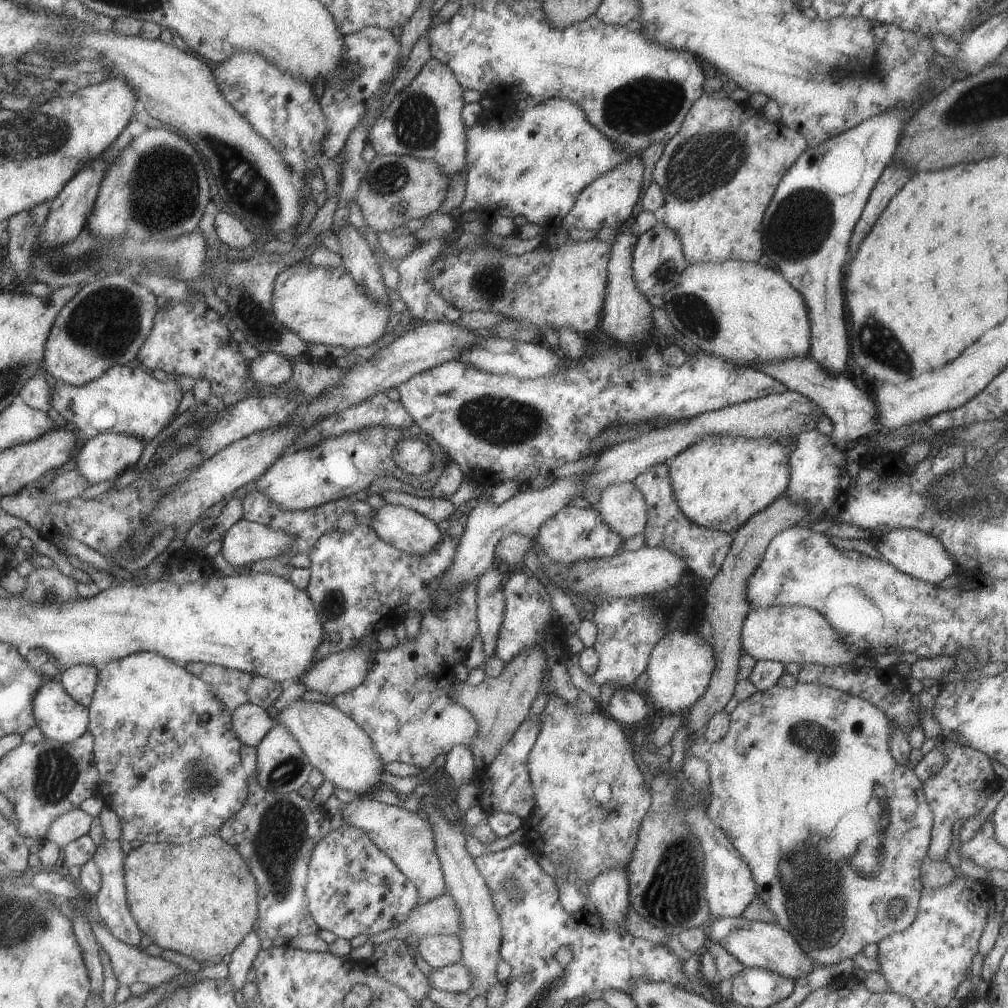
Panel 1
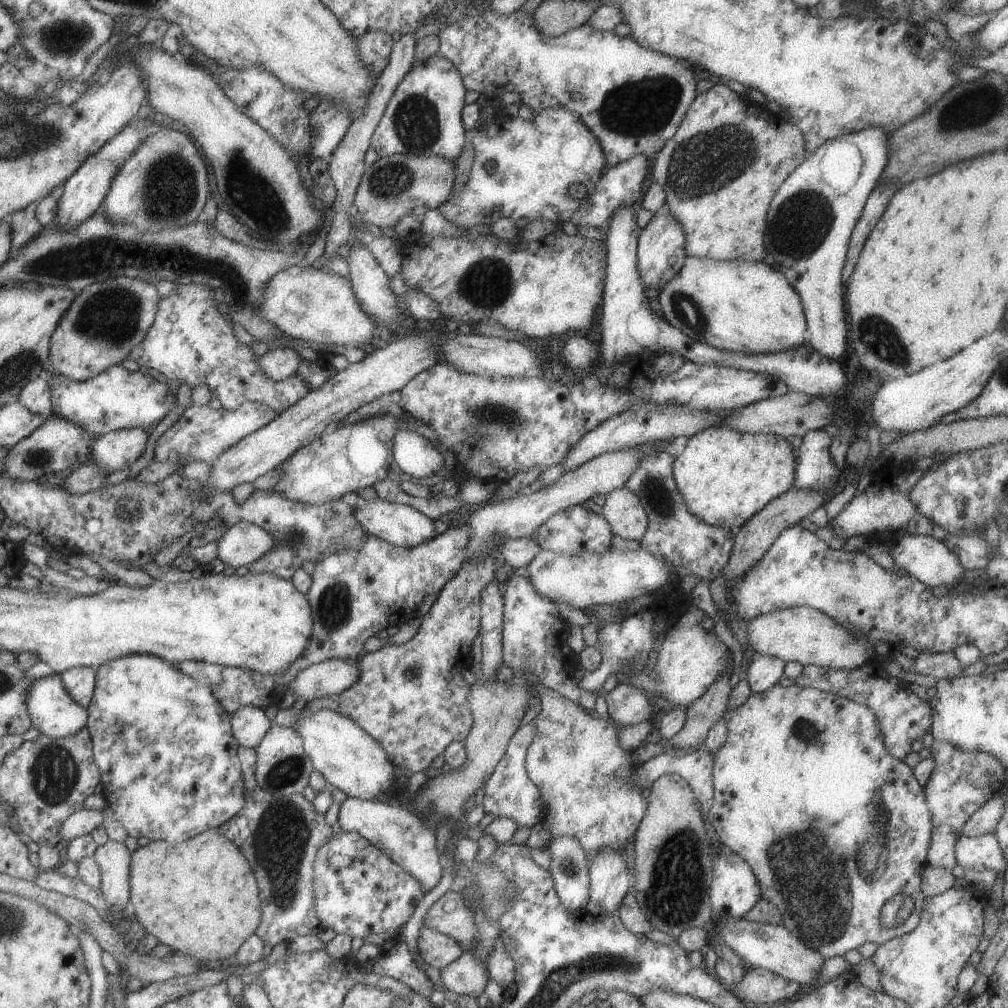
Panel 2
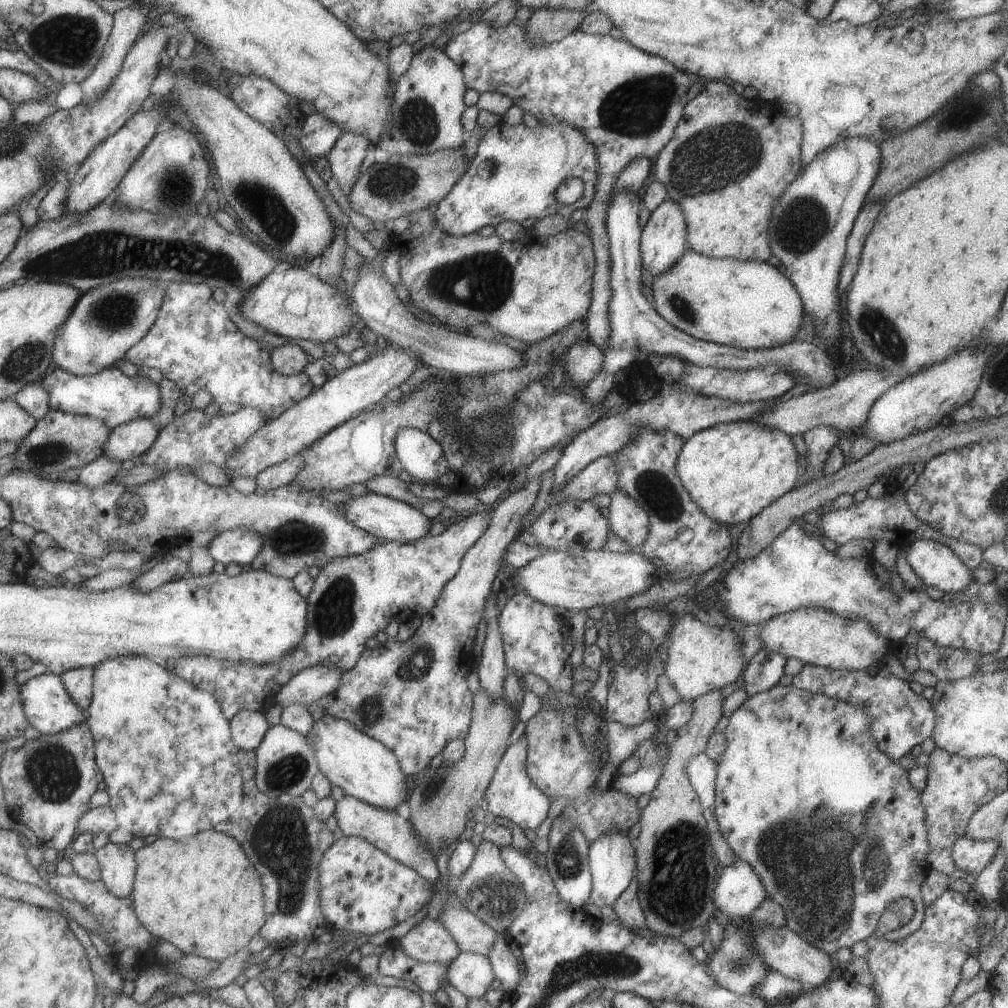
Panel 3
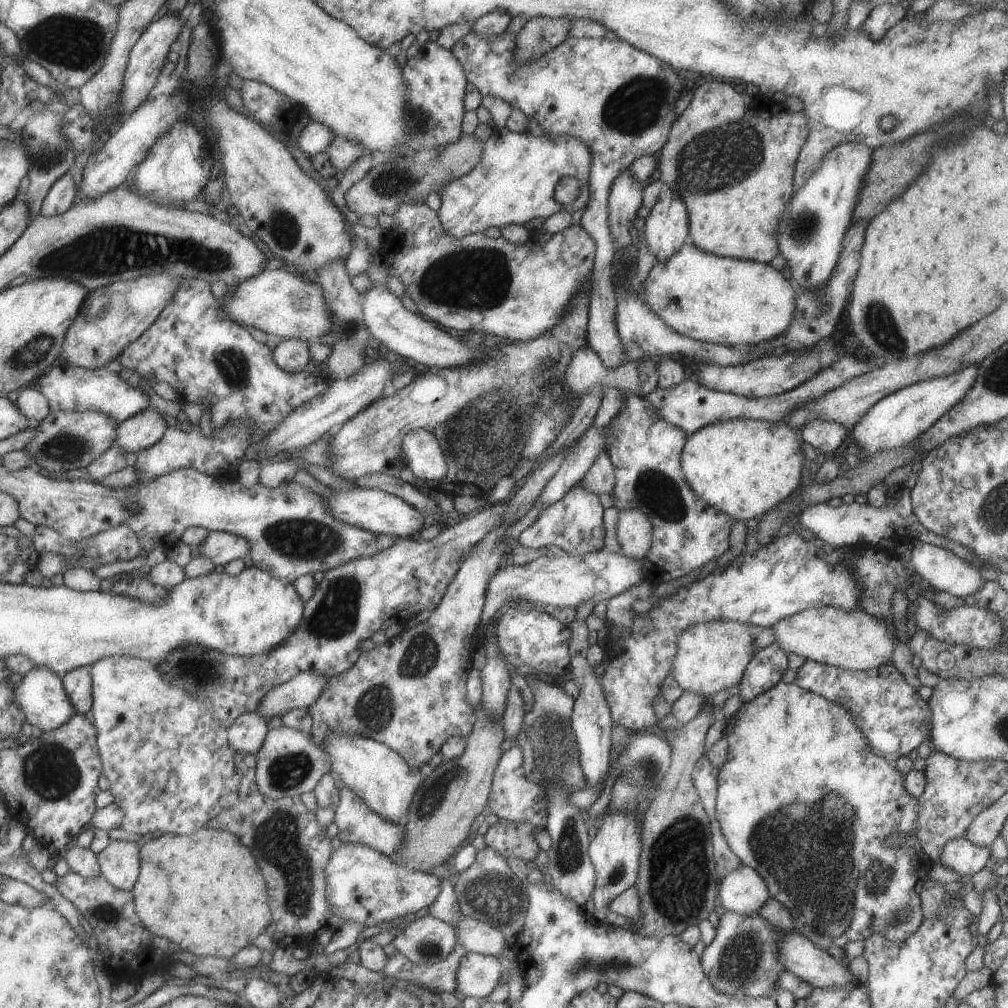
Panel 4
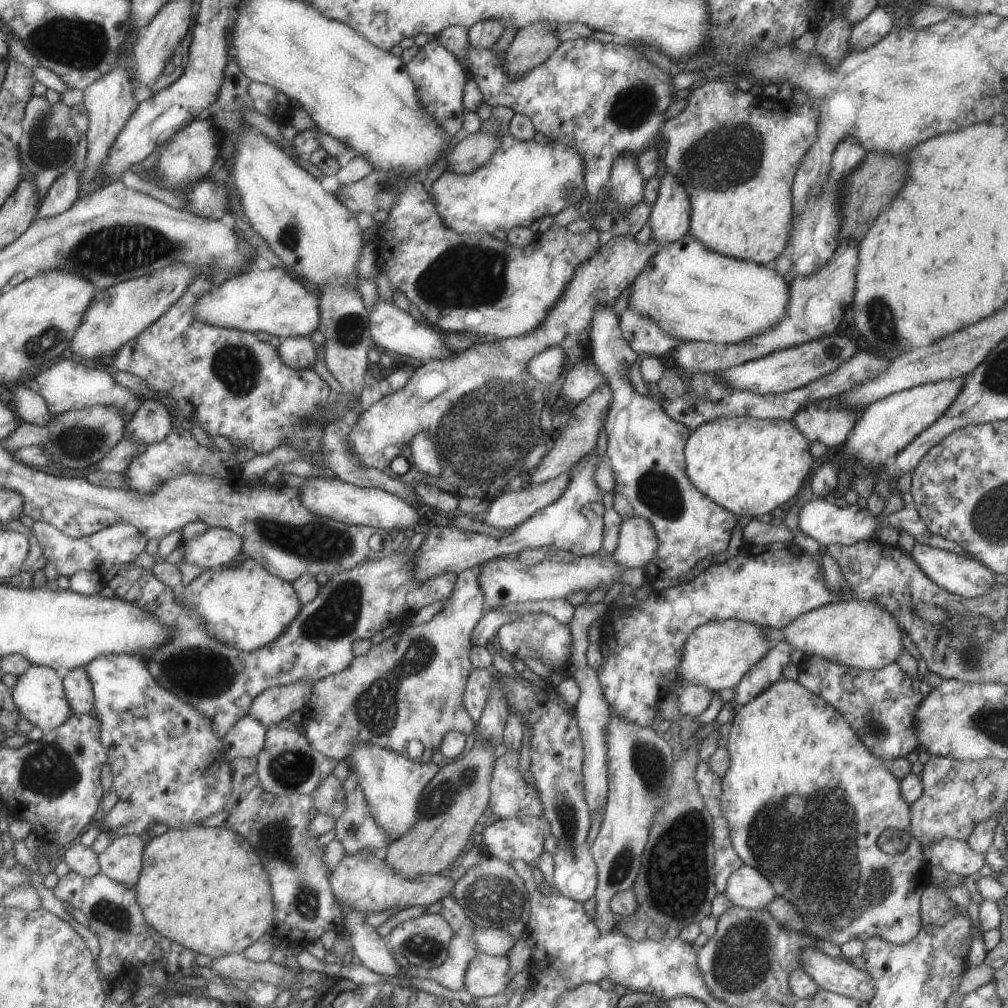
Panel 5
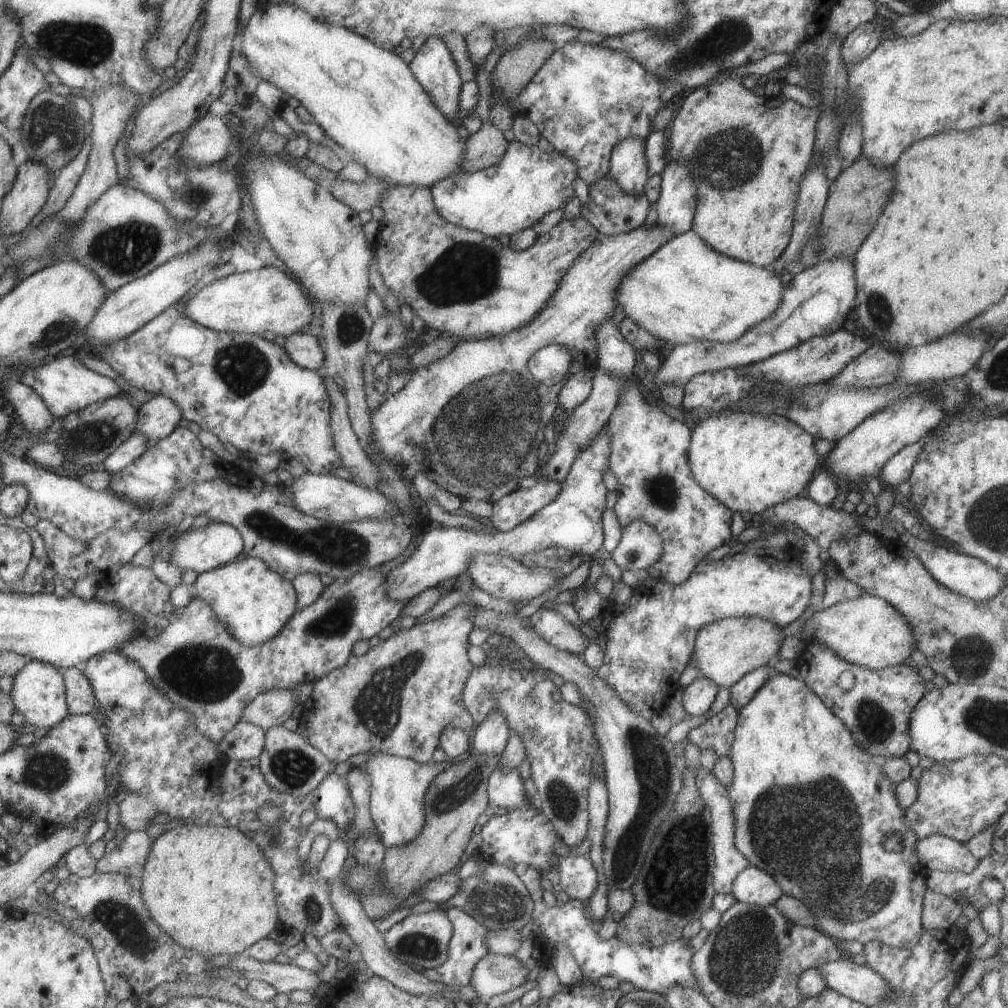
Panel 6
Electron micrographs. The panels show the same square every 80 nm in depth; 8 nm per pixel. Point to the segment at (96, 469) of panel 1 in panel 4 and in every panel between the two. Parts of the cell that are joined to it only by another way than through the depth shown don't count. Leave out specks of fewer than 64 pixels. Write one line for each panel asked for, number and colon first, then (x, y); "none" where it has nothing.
2: (118, 449)
3: (127, 441)
4: (137, 432)

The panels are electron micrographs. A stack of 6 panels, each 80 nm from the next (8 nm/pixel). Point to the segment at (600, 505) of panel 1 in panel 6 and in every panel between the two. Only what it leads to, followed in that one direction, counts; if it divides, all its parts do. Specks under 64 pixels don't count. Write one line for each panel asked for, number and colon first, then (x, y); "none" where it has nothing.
2: (622, 510)
3: (627, 520)
4: (634, 531)
5: (637, 544)
6: (640, 546)

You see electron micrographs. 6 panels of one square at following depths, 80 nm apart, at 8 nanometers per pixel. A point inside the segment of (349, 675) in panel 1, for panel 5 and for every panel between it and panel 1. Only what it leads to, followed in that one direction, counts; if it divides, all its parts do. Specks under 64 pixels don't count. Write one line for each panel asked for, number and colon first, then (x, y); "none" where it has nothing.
2: (328, 677)
3: (308, 685)
4: (302, 690)
5: (269, 707)

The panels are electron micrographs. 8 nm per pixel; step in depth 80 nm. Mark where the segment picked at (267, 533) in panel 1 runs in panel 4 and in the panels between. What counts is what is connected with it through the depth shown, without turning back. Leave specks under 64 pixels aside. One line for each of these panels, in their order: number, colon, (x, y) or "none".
2: (242, 543)
3: (240, 546)
4: (219, 547)

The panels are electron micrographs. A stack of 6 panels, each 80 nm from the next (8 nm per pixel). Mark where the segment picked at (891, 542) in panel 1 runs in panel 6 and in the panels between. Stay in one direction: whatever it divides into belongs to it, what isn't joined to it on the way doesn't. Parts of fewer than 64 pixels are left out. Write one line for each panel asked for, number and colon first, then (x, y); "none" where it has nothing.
2: (928, 560)
3: (934, 563)
4: (944, 571)
5: (957, 574)
6: (959, 573)

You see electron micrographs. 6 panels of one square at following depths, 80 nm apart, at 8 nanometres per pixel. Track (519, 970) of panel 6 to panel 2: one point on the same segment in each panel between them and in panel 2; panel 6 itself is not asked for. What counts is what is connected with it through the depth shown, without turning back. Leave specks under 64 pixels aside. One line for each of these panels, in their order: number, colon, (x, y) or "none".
2: (466, 975)
3: (471, 974)
4: (477, 975)
5: (486, 975)

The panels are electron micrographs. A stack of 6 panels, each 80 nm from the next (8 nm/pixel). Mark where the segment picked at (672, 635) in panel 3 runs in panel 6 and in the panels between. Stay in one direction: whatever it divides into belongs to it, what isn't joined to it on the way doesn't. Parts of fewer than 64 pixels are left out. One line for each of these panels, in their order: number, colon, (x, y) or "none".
4: (712, 656)
5: (716, 654)
6: (724, 650)

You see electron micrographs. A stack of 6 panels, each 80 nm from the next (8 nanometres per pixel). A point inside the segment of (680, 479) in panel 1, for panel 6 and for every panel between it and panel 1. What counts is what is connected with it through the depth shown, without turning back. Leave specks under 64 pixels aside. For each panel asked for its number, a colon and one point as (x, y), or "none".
2: (725, 476)
3: (732, 471)
4: (744, 468)
5: (748, 466)
6: (748, 462)

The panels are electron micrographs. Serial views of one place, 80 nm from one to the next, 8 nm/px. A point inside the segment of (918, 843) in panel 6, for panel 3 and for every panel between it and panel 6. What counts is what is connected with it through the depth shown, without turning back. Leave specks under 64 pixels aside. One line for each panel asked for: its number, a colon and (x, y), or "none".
3: (972, 856)
4: (960, 855)
5: (954, 856)

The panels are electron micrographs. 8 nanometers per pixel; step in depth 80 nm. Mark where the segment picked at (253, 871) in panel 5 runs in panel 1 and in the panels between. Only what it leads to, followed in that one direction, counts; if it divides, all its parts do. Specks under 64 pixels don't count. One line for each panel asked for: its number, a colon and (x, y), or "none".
1: (198, 898)
2: (199, 898)
3: (201, 894)
4: (203, 891)

